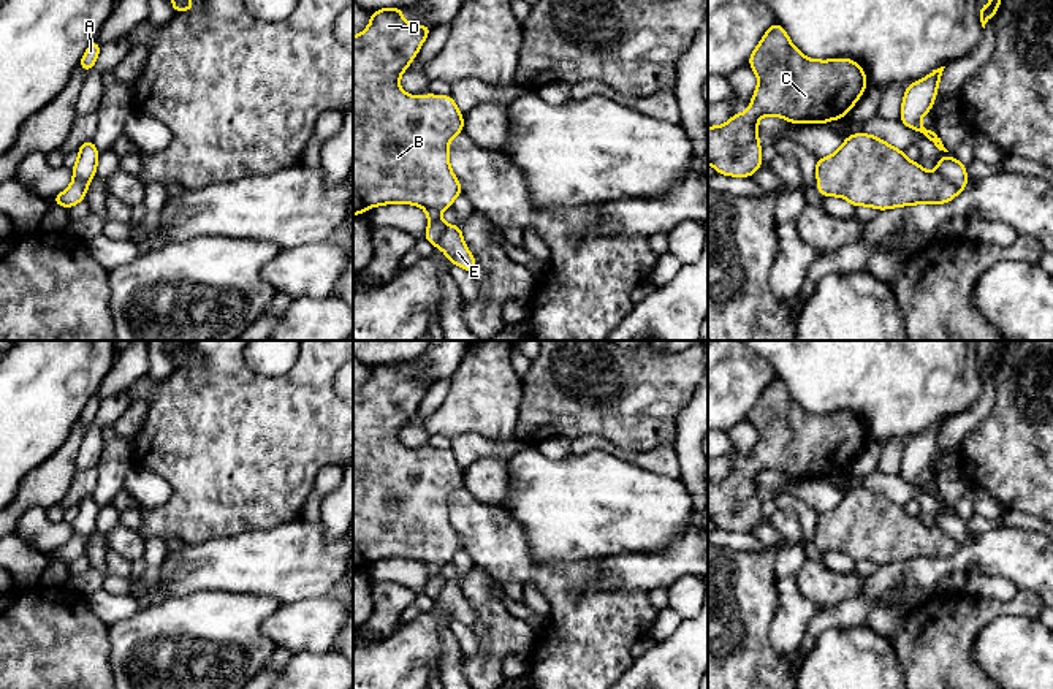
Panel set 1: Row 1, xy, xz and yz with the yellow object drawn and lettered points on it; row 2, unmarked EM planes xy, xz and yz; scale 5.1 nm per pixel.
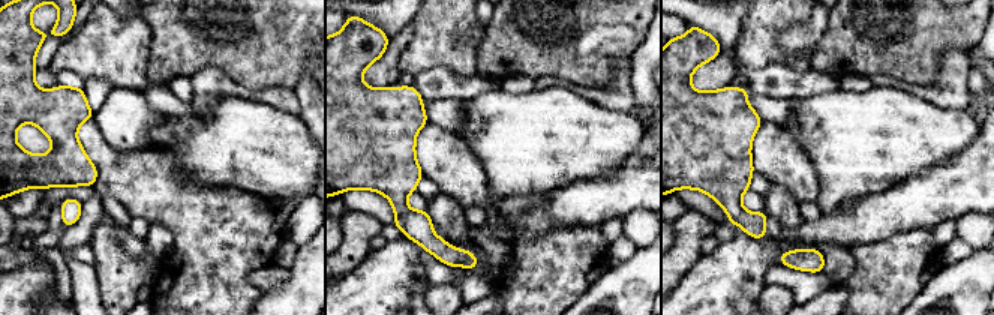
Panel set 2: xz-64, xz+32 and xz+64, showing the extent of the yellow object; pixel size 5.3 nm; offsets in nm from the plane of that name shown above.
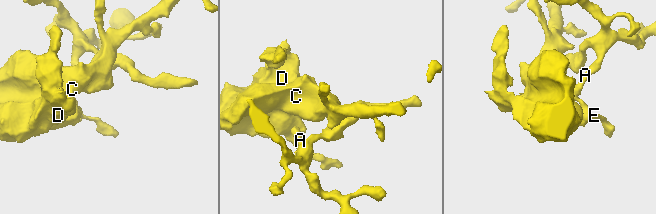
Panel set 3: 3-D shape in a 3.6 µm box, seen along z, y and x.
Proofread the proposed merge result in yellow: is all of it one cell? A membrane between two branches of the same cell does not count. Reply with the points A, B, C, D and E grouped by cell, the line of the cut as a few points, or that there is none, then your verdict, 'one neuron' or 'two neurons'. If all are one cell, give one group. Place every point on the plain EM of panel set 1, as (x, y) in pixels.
groups A / B C D E; cut yz (936, 528), (961, 544); two neurons

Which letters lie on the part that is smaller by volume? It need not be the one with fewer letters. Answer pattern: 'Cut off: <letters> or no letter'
Cut off: A

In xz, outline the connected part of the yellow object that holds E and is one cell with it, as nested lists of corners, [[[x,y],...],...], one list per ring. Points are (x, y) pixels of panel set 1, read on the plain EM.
[[[448,580],[435,602],[447,608],[450,619],[458,619],[470,629],[477,626],[477,615],[469,607],[459,580]]]

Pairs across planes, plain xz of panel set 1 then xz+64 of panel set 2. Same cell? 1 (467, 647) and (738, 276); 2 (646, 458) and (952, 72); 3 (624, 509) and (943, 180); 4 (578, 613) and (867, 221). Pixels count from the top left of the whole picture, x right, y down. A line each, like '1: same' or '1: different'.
1: different
2: same
3: different
4: different

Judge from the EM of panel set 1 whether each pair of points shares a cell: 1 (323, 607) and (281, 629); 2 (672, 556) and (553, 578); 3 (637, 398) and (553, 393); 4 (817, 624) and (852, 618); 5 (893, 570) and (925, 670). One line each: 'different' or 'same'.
1: same
2: different
3: same
4: same
5: different

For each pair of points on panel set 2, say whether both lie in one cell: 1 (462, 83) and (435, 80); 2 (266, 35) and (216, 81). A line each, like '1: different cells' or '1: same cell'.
1: same cell
2: different cells

